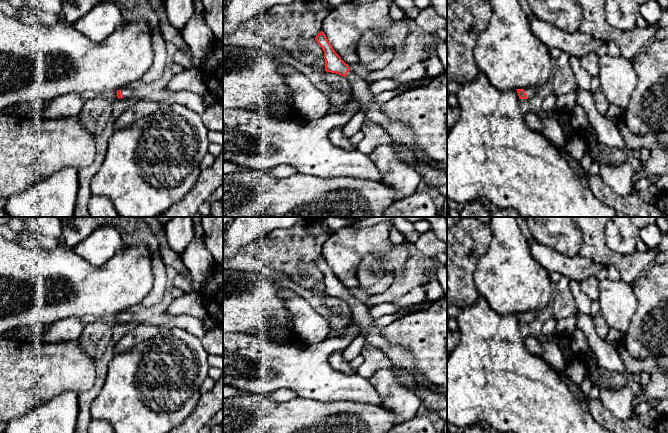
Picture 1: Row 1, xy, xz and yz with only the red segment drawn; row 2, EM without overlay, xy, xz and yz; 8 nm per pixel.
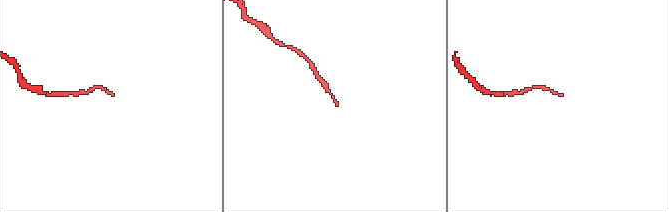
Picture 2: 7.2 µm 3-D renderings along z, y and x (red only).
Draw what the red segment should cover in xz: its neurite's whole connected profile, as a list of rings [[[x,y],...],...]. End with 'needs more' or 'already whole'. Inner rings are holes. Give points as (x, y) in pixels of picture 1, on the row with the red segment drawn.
[[[323,31],[318,33],[315,40],[324,51],[326,72],[339,74],[351,82],[352,99],[358,101],[360,111],[364,113],[365,118],[384,128],[393,143],[400,148],[411,150],[418,163],[427,156],[426,151],[416,144],[413,131],[408,125],[391,120],[382,112],[381,106],[374,102],[370,85],[365,79],[350,71],[349,65],[335,52]]]; needs more

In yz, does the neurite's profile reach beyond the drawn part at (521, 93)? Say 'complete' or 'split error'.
split error

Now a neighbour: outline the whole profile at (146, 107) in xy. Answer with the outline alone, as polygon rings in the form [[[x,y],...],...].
[[[137,100],[134,106],[127,108],[115,121],[115,130],[132,125],[144,116],[151,114],[159,108],[159,104],[154,101]]]

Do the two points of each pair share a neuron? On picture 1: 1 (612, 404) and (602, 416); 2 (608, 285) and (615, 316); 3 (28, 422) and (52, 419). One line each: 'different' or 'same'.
1: different
2: same
3: same

